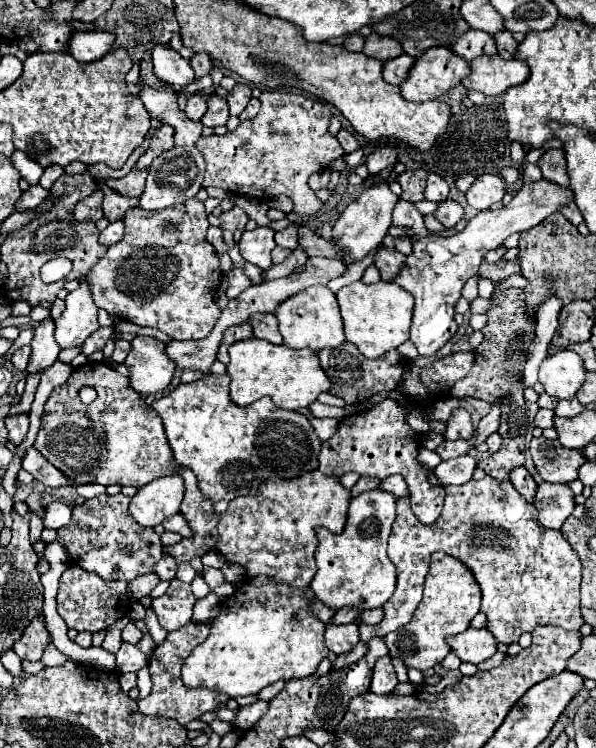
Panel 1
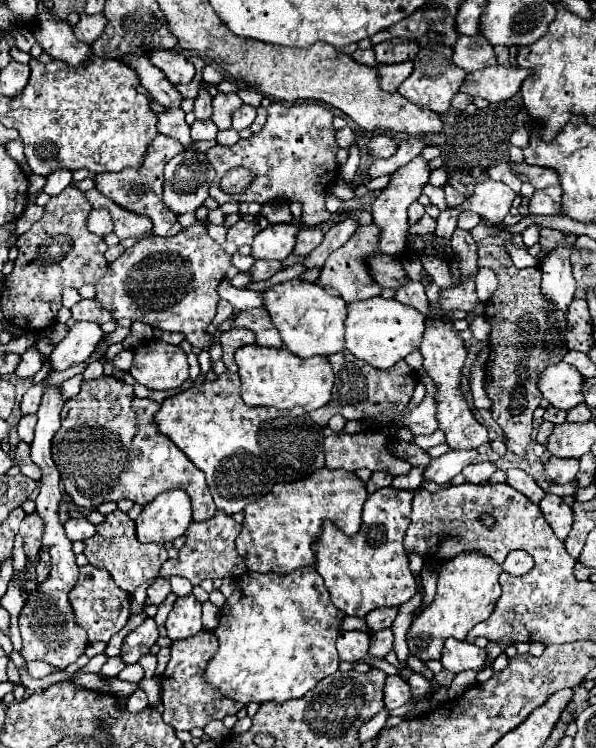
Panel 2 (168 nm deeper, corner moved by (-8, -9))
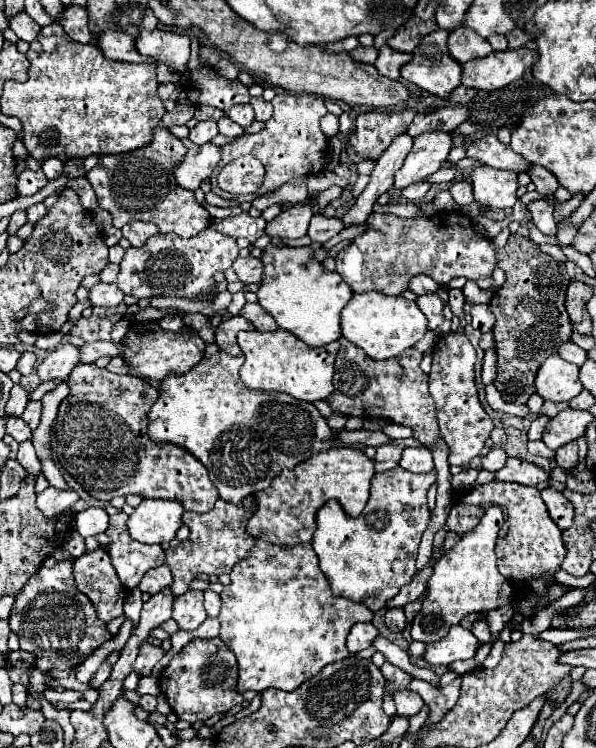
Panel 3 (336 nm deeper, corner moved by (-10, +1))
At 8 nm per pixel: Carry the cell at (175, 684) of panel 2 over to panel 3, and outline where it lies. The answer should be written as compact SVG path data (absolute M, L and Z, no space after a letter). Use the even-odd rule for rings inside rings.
M220 637L192 639L180 653L176 653L160 675L160 689L166 695L172 713L188 723L206 721L216 713L226 713L234 705L240 705L244 697L236 689L226 689L224 679L236 679L236 657L226 649ZM210 673L214 679L210 679Z

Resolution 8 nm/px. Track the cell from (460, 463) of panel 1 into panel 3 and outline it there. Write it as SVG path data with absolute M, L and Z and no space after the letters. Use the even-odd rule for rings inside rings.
M494 447L494 449L490 449L490 451L482 457L482 467L488 469L488 471L498 471L498 469L504 467L506 459L508 459L508 455L506 455L502 449L496 449L496 447Z

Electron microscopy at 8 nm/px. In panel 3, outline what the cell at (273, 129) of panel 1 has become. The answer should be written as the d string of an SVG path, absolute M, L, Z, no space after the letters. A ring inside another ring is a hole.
M278 91L278 95L272 99L272 105L274 105L274 115L266 121L266 125L260 133L254 133L254 135L244 133L244 135L236 137L232 143L226 143L224 147L220 147L222 159L210 175L212 193L216 193L224 199L230 199L230 193L224 193L216 185L216 175L234 157L248 155L248 153L262 161L266 175L264 175L264 183L258 189L258 193L244 195L244 202L252 202L258 195L274 191L276 187L288 183L290 179L320 175L324 171L324 161L326 161L326 151L328 151L328 137L320 129L320 119L328 113L324 99L316 97L316 95L304 95L304 93L296 95L296 93Z

